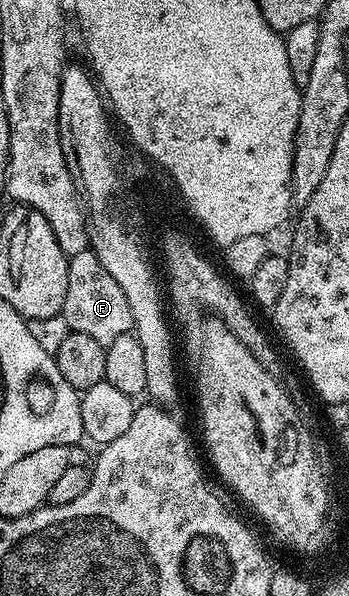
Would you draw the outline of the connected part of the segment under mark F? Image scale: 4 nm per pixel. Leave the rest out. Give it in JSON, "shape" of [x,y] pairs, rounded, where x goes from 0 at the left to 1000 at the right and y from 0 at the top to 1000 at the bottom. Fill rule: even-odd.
{"shape":[[[258,416],[198,433],[192,502],[181,502],[172,530],[186,534],[206,557],[261,562],[272,576],[304,582],[330,576],[341,562],[378,554],[381,530],[375,515],[364,515],[364,495],[352,495],[341,475],[318,468],[318,455],[304,455],[295,441],[284,441],[284,435]]]}

